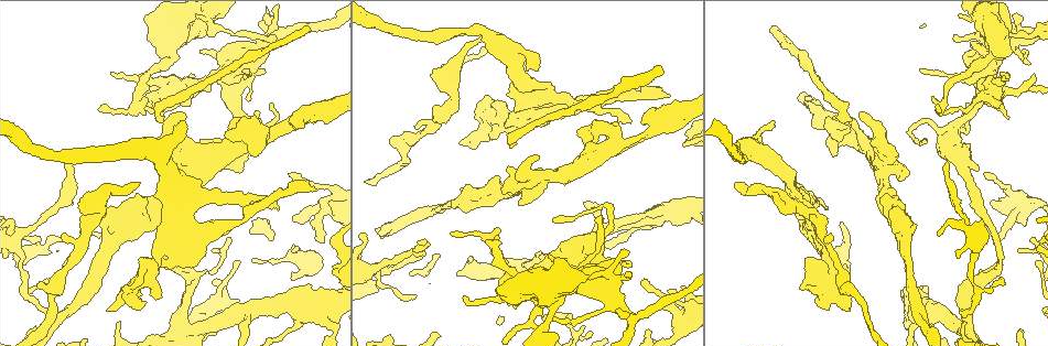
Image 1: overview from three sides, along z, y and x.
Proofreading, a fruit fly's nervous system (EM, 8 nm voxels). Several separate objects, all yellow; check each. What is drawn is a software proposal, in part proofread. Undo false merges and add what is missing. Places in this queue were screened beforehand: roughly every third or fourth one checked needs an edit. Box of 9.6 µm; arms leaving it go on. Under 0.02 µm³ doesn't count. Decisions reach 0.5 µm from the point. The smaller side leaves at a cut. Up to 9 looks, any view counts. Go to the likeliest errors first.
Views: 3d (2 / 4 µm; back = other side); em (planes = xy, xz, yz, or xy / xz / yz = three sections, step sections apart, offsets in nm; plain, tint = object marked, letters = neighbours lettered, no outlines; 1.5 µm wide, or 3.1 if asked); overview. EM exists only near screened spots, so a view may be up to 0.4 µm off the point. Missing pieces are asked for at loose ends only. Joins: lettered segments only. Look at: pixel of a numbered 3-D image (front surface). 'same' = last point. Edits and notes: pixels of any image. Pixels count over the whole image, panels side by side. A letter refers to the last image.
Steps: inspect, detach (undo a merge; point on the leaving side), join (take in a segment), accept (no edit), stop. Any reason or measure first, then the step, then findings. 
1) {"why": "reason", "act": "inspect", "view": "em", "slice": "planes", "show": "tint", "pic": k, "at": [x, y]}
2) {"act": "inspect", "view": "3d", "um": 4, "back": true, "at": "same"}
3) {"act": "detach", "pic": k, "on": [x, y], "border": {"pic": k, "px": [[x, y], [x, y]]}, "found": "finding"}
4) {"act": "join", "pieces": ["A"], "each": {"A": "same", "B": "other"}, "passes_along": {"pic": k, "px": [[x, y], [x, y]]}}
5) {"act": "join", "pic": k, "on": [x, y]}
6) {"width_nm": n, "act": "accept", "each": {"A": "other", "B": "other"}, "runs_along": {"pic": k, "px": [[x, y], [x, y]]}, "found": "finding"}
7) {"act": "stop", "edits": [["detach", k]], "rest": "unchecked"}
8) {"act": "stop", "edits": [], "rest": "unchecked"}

{"why": "abrupt turn", "act": "inspect", "view": "em", "slice": "planes", "show": "letters", "pic": 1, "at": [825, 292]}

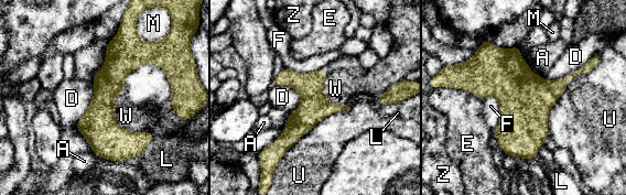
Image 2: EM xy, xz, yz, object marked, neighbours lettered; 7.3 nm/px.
{"act": "accept", "each": {"A": "other", "D": "other", "E": "other", "F": "other", "L": "other", "M": "other", "U": "other", "W": "other", "Z": "other"}, "border": {"pic": 2, "px": [[591, 56], [562, 77], [542, 78]]}, "found": "one neuron here"}

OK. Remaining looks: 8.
{"act": "inspect", "view": "em", "slice": "yz", "step": 8, "show": "tint", "pic": 1, "at": [675, 289]}

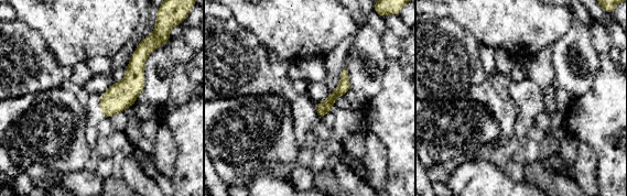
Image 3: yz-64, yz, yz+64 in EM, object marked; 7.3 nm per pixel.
{"act": "inspect", "view": "em", "slice": "planes", "show": "letters", "at": "same"}

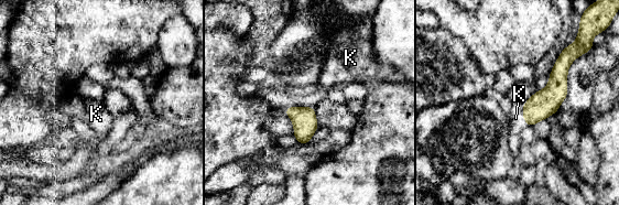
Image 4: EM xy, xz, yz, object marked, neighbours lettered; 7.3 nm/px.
{"width_nm": 180, "act": "join", "pieces": ["K"], "each": {"K": "same"}, "passes_along": {"pic": 4, "px": [[544, 103], [523, 112], [516, 118]]}, "found": "the neuron continues"}

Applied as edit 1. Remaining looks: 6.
{"act": "inspect", "view": "overview"}

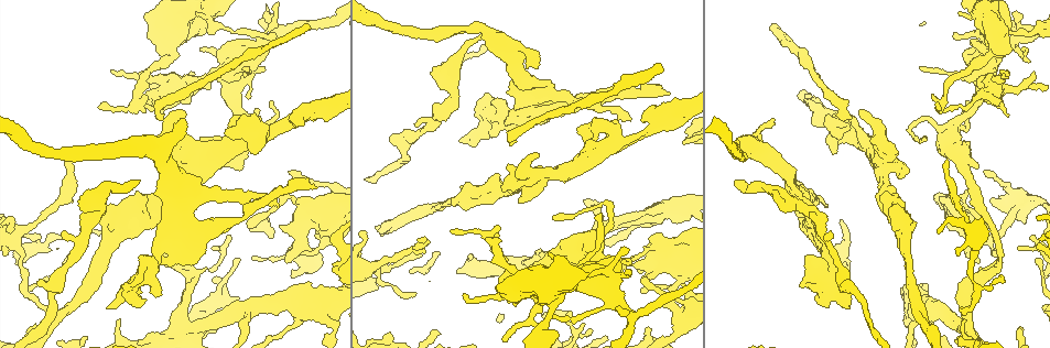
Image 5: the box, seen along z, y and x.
{"why": "an open end", "act": "inspect", "view": "em", "slice": "planes", "show": "tint", "pic": 5, "at": [832, 234]}

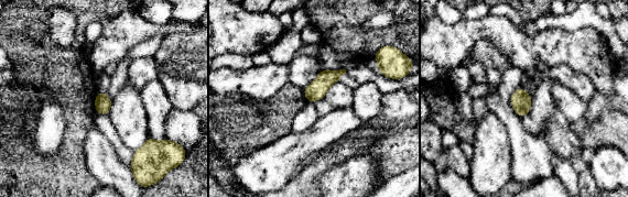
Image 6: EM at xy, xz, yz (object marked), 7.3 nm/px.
{"why": "see the neighbours", "act": "inspect", "view": "em", "slice": "planes", "show": "letters", "at": "same"}

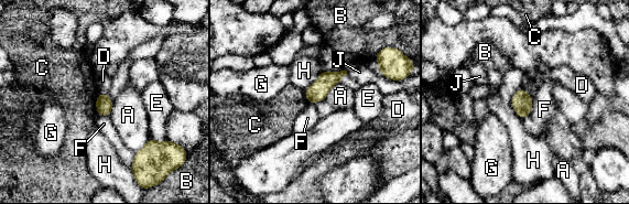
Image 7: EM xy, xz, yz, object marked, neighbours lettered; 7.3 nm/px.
{"act": "accept", "each": {"A": "other", "B": "other", "C": "other", "D": "other", "E": "other", "F": "other", "G": "other", "H": "other", "J": "other"}, "found": "no lettered segment goes on from it"}

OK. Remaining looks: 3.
{"why": "arms part here", "act": "inspect", "view": "em", "slice": "planes", "show": "tint", "pic": 5, "at": [306, 114]}

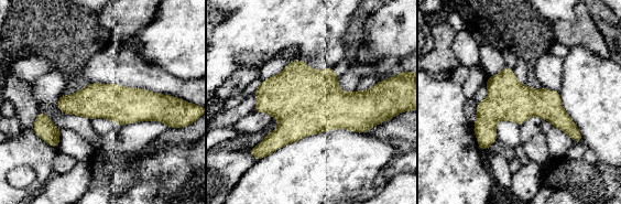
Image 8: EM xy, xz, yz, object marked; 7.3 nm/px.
{"why": "see the neighbours", "act": "inspect", "view": "em", "slice": "planes", "show": "letters", "at": "same"}

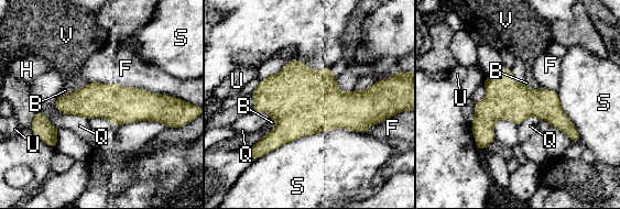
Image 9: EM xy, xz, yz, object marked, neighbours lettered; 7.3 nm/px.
{"act": "accept", "each": {"B": "other", "F": "other", "H": "other", "Q": "other", "S": "other", "U": "other", "V": "other"}, "runs_along": {"pic": 9, "px": [[57, 103], [144, 105], [163, 112]]}, "found": "one neuron here"}

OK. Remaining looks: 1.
{"act": "stop", "edits": [["join", 4]], "rest": "unchecked"}

